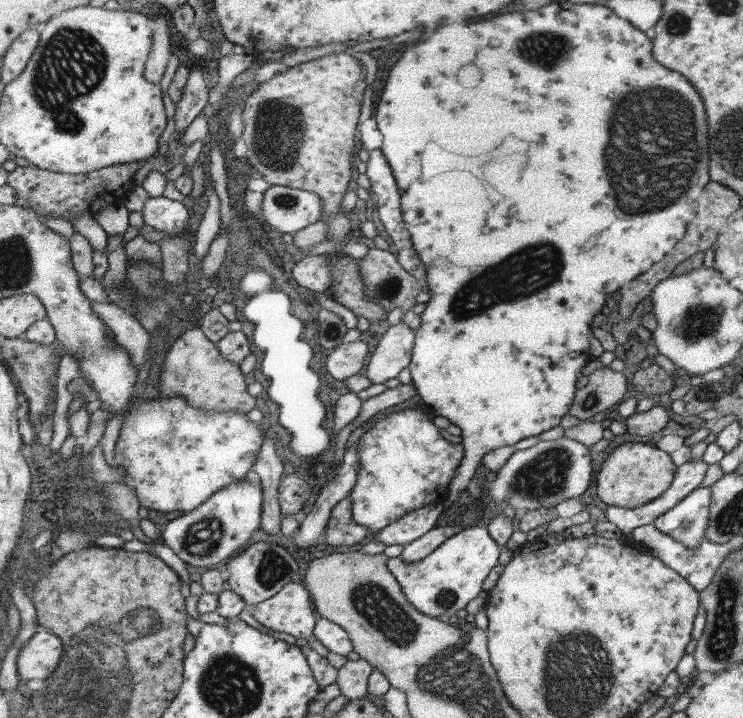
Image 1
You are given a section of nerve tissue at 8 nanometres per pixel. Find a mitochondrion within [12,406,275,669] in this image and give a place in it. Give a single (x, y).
(203, 538)

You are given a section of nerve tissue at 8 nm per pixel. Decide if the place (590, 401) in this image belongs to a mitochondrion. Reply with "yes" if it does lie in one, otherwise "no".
yes

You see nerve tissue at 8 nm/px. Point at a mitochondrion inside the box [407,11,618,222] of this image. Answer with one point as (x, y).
(534, 56)

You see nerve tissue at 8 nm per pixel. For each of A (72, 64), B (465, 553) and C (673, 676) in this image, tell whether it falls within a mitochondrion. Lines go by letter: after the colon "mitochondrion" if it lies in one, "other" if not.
A: mitochondrion
B: other
C: other

